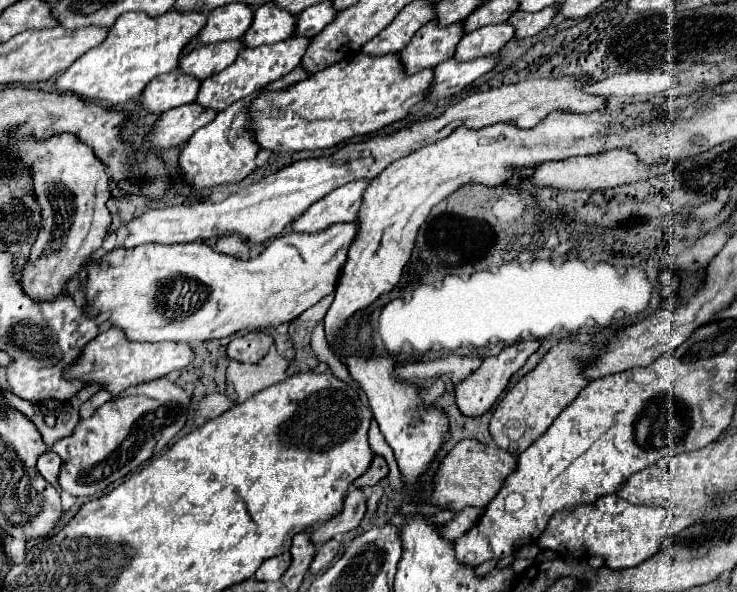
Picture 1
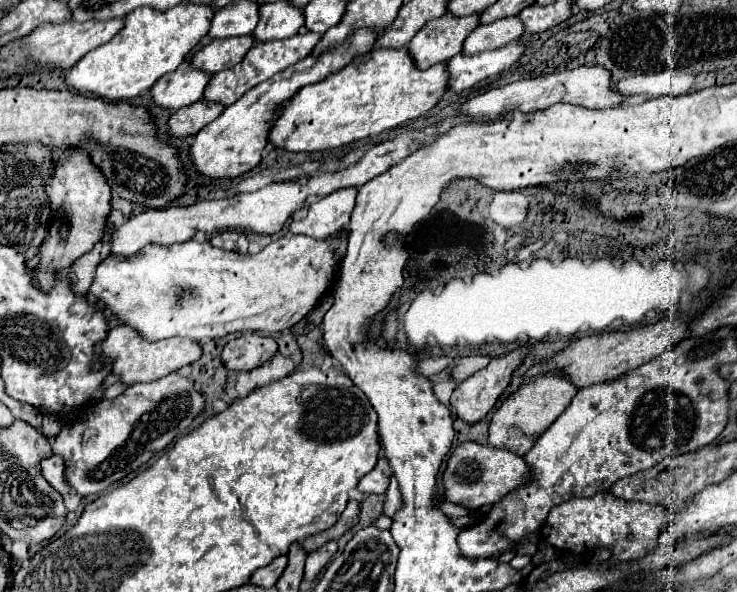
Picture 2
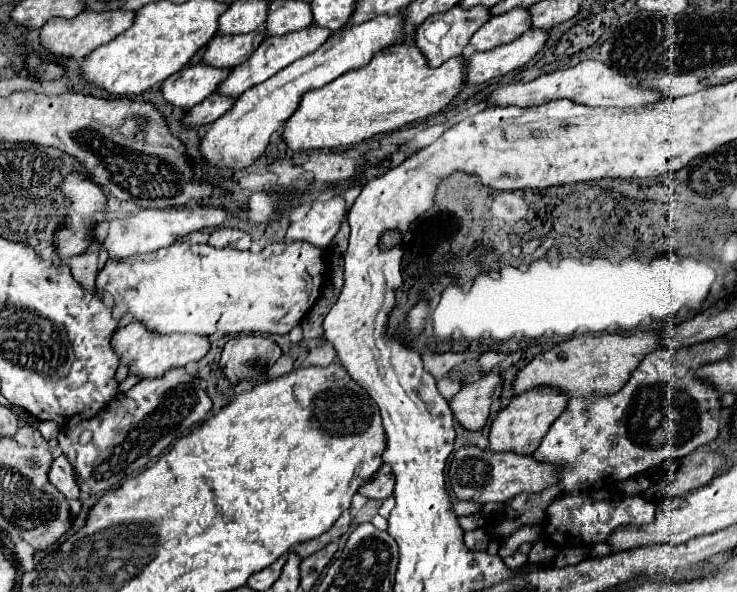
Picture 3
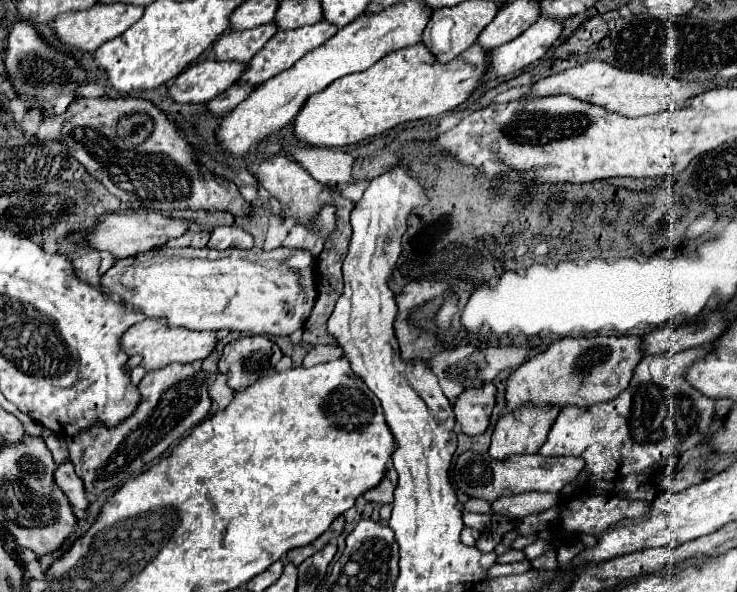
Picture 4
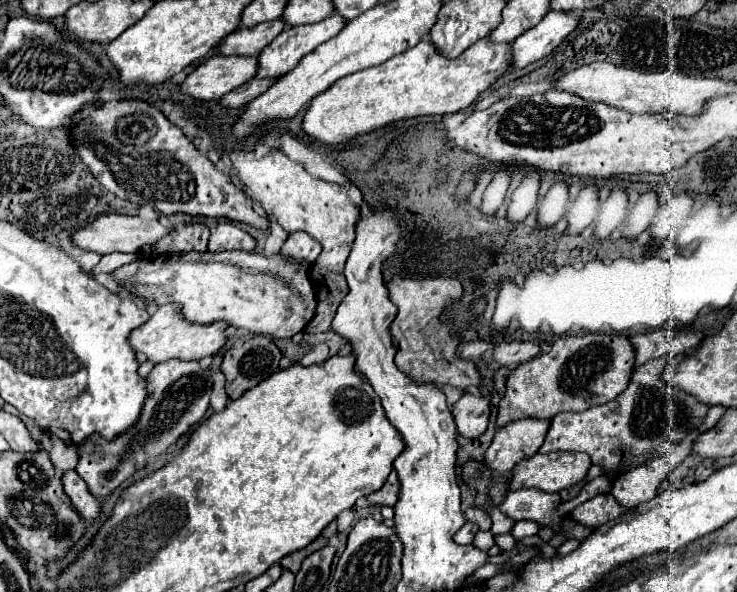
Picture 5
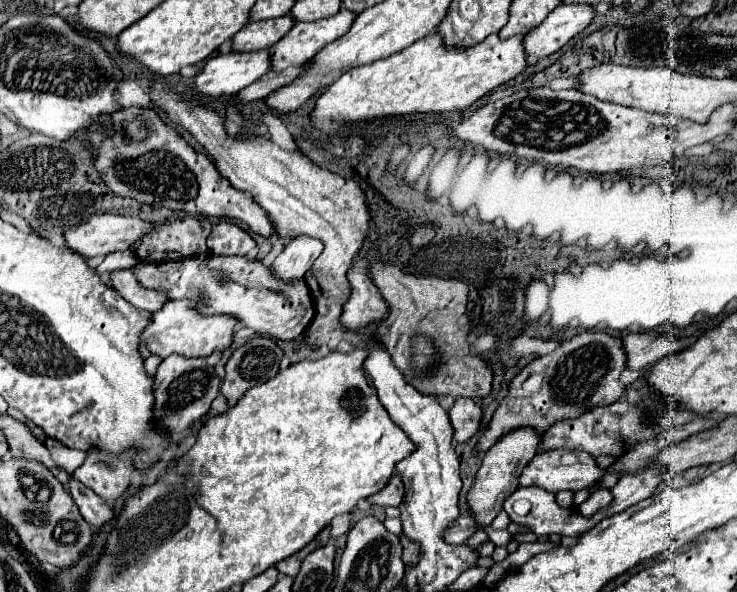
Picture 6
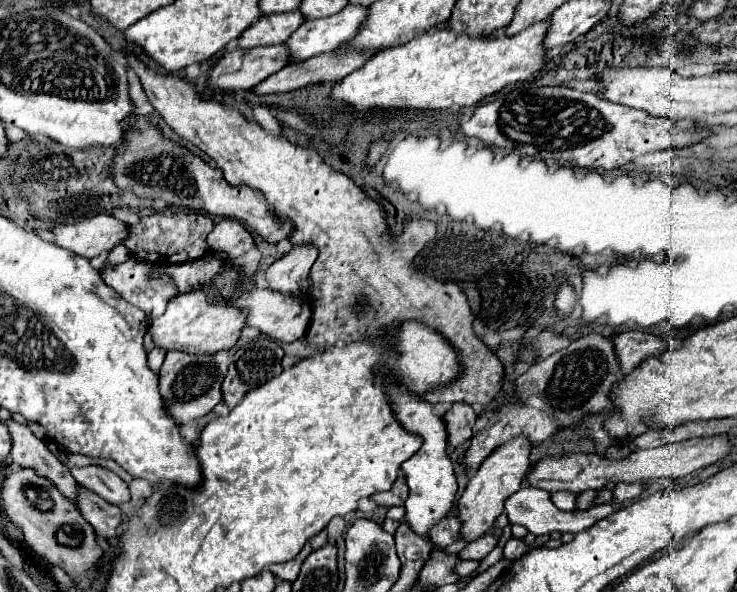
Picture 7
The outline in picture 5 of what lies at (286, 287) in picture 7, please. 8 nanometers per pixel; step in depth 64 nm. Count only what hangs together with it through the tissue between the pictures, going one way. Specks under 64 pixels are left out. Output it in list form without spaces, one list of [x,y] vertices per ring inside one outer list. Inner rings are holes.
[[[292,232],[280,252],[284,256],[292,256],[296,260],[304,260],[304,262],[312,264],[318,258],[318,254],[322,252],[322,246],[318,240],[314,240],[312,236],[304,234],[304,232]]]

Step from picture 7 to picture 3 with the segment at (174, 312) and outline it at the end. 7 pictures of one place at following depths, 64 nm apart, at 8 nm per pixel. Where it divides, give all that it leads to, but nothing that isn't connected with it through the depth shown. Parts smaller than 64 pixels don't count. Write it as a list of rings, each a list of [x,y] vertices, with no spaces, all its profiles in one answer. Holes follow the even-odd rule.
[[[130,322],[122,328],[118,328],[112,336],[112,350],[120,358],[120,364],[128,366],[130,374],[136,374],[140,378],[156,378],[162,376],[162,372],[168,372],[172,368],[182,368],[188,362],[198,362],[208,352],[208,338],[196,336],[196,334],[152,334],[148,332],[140,322]]]

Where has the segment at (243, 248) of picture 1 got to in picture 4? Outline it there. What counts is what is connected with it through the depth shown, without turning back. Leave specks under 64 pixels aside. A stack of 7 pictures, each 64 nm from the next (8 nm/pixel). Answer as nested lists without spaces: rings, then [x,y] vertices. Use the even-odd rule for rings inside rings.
[[[218,226],[212,230],[208,246],[216,248],[216,250],[226,250],[226,248],[250,250],[254,246],[254,238],[252,238],[252,234],[244,232],[238,226]]]

